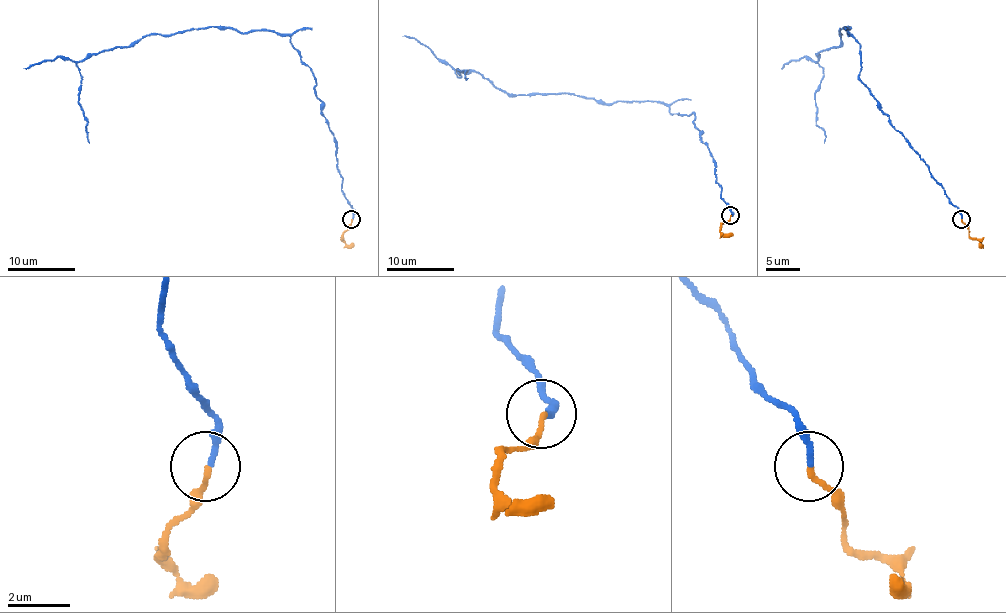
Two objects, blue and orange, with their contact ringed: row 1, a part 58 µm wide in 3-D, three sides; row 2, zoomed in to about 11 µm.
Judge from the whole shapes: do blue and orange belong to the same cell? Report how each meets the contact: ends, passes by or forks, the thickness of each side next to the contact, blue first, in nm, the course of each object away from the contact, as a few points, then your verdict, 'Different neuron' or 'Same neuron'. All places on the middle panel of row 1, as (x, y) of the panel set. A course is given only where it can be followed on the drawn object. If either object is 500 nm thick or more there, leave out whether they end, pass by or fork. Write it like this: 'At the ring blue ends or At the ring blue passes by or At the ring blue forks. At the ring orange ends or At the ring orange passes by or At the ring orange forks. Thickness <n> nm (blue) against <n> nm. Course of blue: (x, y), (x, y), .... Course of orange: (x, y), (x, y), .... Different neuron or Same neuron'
At the ring blue ends. At the ring orange ends. Thickness 190 nm (blue) against 170 nm. Course of blue: (730, 215), (695, 115), (650, 101), (504, 93), (479, 73), (455, 73), (460, 78), (457, 69), (469, 78). Course of orange: (730, 215), (722, 222), (720, 231), (725, 236), (732, 232). Different neuron

